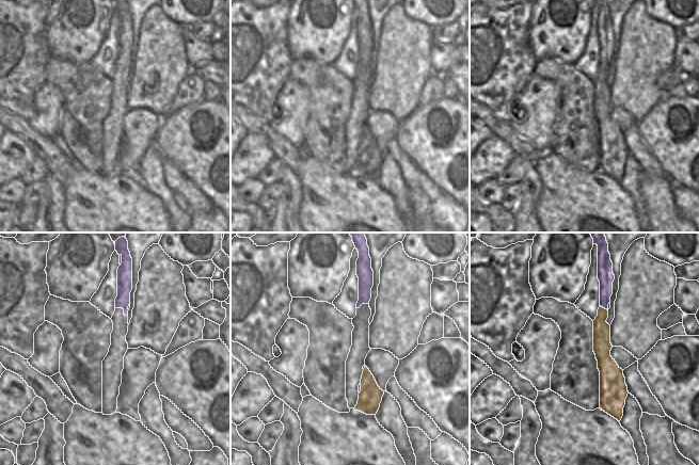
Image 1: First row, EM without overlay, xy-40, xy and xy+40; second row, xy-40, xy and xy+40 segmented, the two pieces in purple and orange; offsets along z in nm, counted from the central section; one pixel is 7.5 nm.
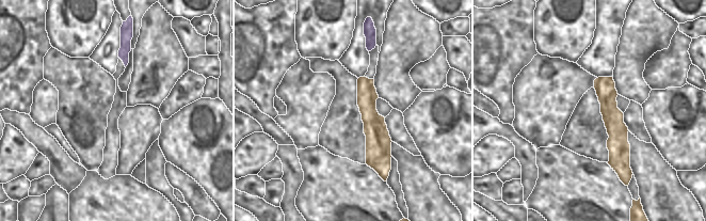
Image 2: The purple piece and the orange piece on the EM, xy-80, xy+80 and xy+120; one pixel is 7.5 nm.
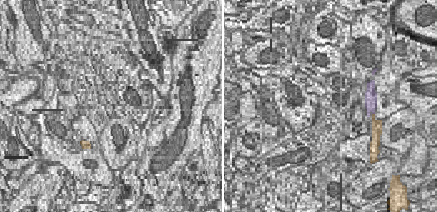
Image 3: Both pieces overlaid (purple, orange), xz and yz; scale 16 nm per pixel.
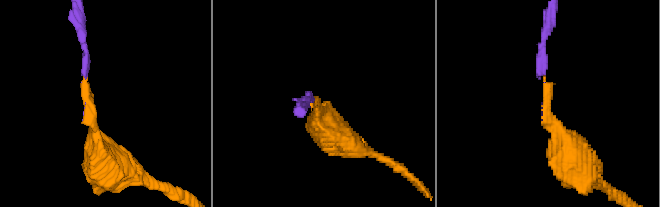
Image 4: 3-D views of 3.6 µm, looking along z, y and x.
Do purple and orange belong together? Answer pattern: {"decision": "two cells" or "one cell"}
{"decision": "two cells"}

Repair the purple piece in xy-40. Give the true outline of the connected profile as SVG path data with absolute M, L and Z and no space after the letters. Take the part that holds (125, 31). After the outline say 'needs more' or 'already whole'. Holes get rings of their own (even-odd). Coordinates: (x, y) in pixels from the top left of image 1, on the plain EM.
M127 0L115 2L115 12L122 17L117 30L117 58L115 73L111 79L113 92L111 107L102 122L102 175L112 176L117 171L117 158L122 145L124 117L128 111L126 96L128 94L128 71L130 69L130 53L132 51L132 19L128 11Z | needs more

